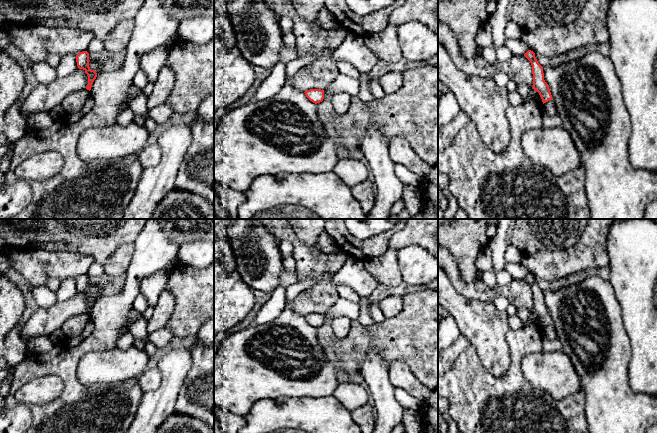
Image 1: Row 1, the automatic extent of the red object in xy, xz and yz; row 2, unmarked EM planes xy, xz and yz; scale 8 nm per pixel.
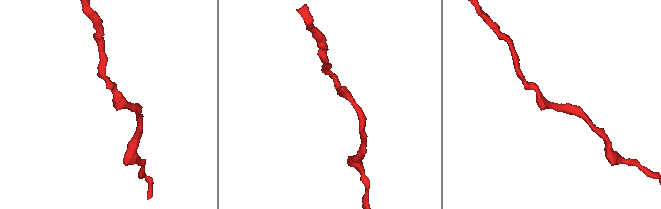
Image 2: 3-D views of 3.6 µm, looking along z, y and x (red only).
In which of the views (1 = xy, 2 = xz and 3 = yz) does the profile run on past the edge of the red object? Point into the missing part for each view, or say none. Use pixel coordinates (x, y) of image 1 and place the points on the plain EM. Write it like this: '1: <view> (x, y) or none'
1: none
2: none
3: none

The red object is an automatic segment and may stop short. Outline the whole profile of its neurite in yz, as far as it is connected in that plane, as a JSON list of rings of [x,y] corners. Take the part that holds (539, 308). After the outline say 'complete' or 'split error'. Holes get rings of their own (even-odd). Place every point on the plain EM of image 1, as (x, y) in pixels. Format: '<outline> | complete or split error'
[[[528,274],[524,280],[530,285],[532,289],[532,298],[533,298],[533,311],[532,313],[536,314],[543,328],[552,324],[552,319],[549,313],[548,308],[544,304],[543,291],[538,287],[535,277],[531,274]]] | complete

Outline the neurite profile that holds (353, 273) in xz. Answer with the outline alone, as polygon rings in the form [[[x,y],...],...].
[[[348,257],[332,279],[336,287],[349,286],[359,295],[360,316],[357,322],[365,328],[374,325],[375,322],[369,314],[371,303],[369,296],[379,285],[379,282],[366,270],[364,261]]]

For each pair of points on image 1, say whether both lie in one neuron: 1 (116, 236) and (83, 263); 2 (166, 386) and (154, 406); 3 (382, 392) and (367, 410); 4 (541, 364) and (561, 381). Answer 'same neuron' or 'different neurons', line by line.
1: different neurons
2: same neuron
3: different neurons
4: same neuron

